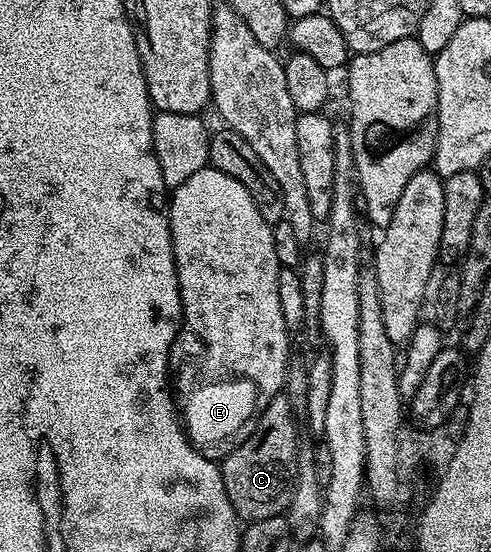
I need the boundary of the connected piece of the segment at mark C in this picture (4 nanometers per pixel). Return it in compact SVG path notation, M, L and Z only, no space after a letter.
M284 392L276 393L260 410L245 440L224 454L225 461L220 462L223 487L227 487L227 499L242 522L280 517L288 510L297 475L297 425L299 429L293 402Z

